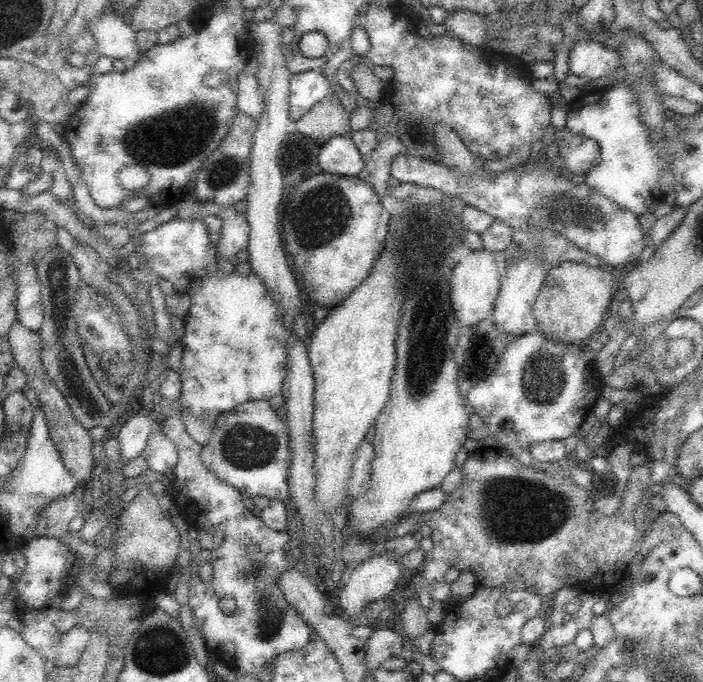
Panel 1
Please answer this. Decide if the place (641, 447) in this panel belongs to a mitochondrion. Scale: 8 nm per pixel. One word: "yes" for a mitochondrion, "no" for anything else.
no

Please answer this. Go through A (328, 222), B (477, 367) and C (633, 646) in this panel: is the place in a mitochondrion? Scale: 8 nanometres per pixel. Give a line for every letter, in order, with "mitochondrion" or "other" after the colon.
A: mitochondrion
B: other
C: mitochondrion

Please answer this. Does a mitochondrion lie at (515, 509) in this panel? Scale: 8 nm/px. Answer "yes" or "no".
yes

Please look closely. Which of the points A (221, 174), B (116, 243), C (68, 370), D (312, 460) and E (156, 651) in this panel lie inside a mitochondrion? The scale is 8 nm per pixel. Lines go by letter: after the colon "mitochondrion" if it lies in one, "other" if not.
A: mitochondrion
B: other
C: mitochondrion
D: other
E: mitochondrion

